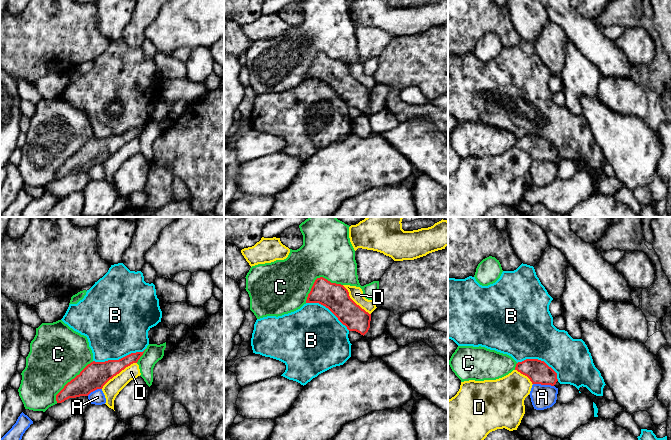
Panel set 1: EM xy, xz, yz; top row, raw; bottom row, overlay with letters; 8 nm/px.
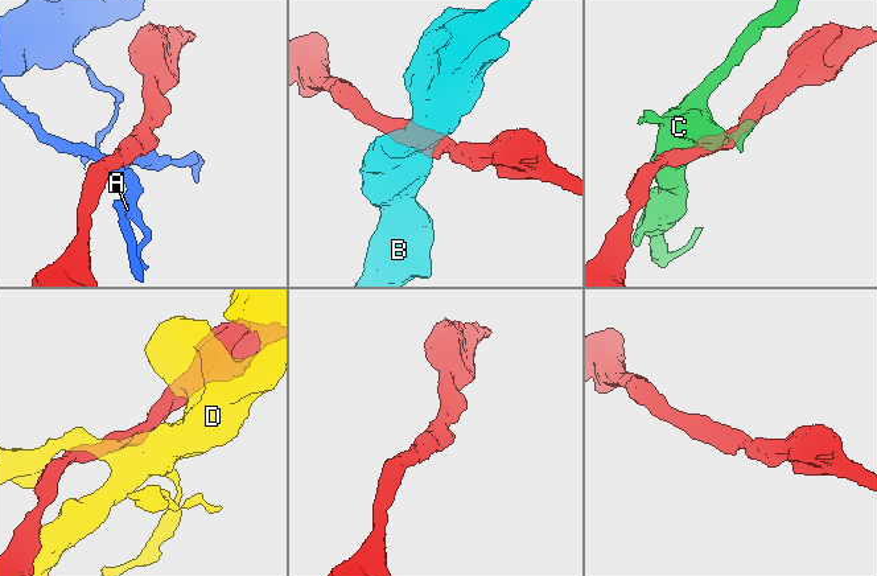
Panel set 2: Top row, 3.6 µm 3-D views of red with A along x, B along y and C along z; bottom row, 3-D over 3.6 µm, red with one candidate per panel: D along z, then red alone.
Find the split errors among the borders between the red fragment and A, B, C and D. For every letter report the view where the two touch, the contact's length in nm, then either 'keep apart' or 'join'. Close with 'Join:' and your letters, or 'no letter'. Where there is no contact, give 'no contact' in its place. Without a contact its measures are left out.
A: contact in yz; length 170 nm; keep apart
B: contact in xy; length 440 nm; keep apart
C: contact in xz; length 340 nm; keep apart
D: contact in xy; length 360 nm; keep apart
Join: no letter

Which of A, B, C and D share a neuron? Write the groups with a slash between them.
A / B / C / D

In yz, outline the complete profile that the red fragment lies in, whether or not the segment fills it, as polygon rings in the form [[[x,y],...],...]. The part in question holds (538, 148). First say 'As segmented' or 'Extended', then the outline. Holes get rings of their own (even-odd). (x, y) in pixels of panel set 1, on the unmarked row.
As segmented. [[[526,135],[518,138],[515,146],[527,152],[532,160],[554,162],[558,157],[557,149],[544,137],[538,135]]]

